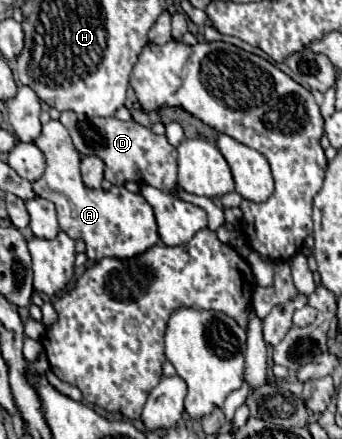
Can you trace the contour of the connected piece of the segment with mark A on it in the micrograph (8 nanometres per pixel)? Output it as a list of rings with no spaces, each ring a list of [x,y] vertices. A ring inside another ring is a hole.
[[[49,121],[43,125],[41,137],[35,145],[45,153],[47,169],[39,181],[33,183],[35,193],[57,207],[59,227],[71,239],[83,239],[87,245],[87,257],[99,261],[103,257],[127,259],[147,251],[149,247],[159,243],[157,223],[153,217],[151,205],[139,195],[131,193],[125,187],[103,189],[87,189],[79,175],[79,153],[75,151],[67,129],[59,121]]]

